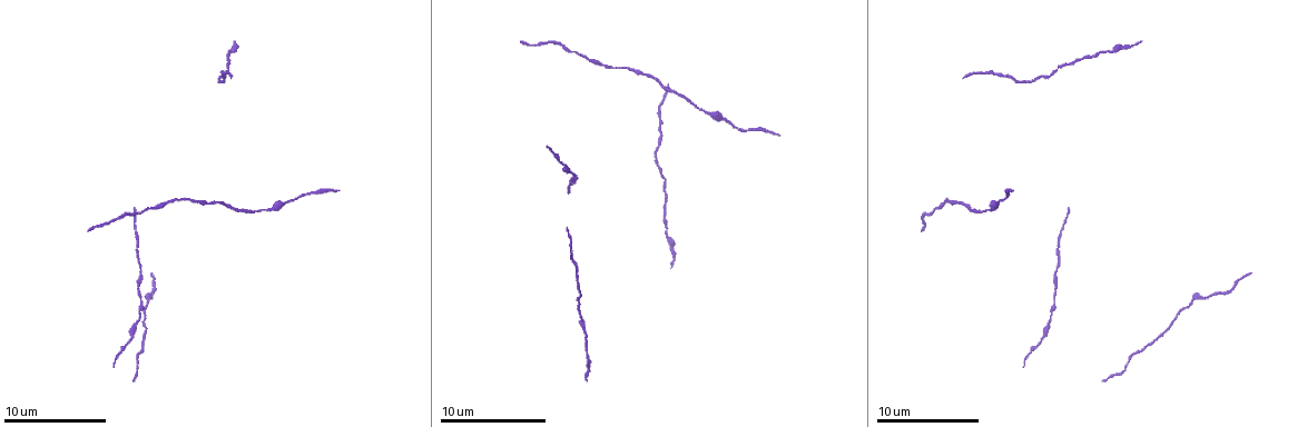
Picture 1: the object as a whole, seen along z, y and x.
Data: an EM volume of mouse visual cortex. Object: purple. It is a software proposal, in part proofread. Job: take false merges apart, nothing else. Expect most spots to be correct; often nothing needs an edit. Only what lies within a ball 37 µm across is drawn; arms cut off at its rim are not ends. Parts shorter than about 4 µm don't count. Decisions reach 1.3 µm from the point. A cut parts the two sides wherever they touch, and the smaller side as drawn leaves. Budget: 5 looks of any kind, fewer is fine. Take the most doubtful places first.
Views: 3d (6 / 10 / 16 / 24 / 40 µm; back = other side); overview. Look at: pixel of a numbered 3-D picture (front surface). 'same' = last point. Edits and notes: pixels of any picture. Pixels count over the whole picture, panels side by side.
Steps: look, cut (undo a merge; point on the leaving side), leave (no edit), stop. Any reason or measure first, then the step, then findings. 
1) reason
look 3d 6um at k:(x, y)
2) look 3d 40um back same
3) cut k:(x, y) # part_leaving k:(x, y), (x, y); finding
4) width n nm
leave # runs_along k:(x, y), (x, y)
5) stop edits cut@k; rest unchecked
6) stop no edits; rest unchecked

look 3d 10um at 1:(607, 66)

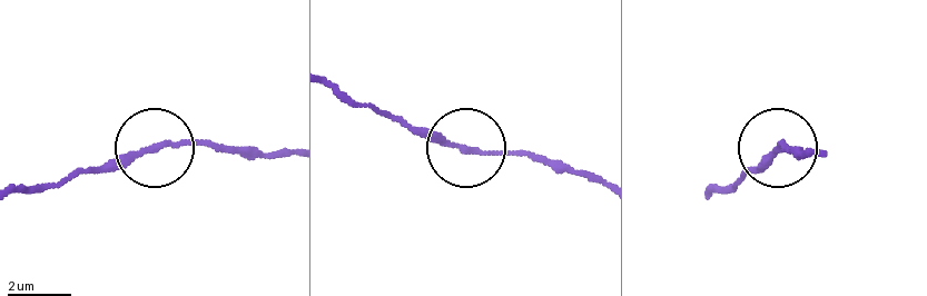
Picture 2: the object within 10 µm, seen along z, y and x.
leave # one neuron here

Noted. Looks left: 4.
thick turns thin
look 3d 16um at 1:(565, 169)

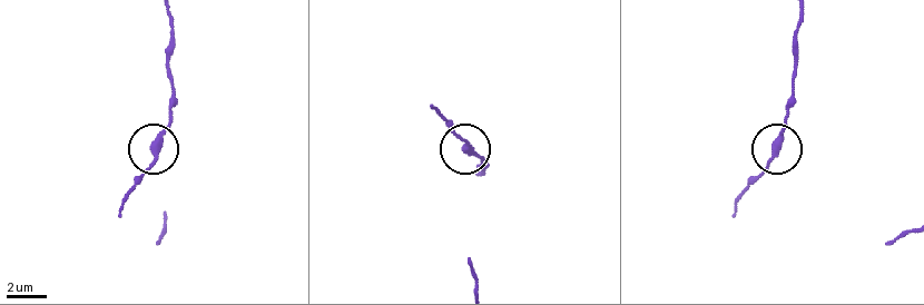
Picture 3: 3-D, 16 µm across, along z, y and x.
zoom in
look 3d 6um at 3:(467, 147)

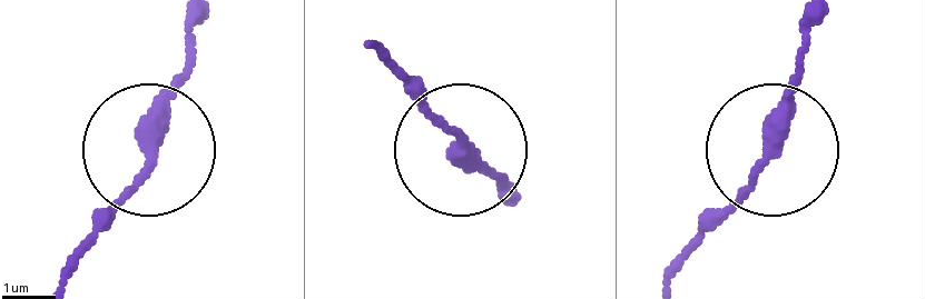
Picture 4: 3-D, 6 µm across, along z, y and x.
width 300 nm
leave # runs_along 4:(816, 13), (780, 147), (696, 248); one neuron here

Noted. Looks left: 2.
calibre changes
look 3d 10um at 1:(708, 113)

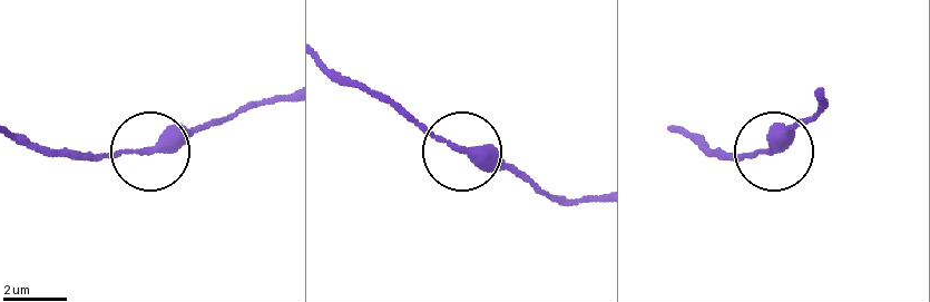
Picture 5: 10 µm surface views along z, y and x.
leave # all the same neuron

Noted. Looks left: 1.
stop no edits; rest unchecked

